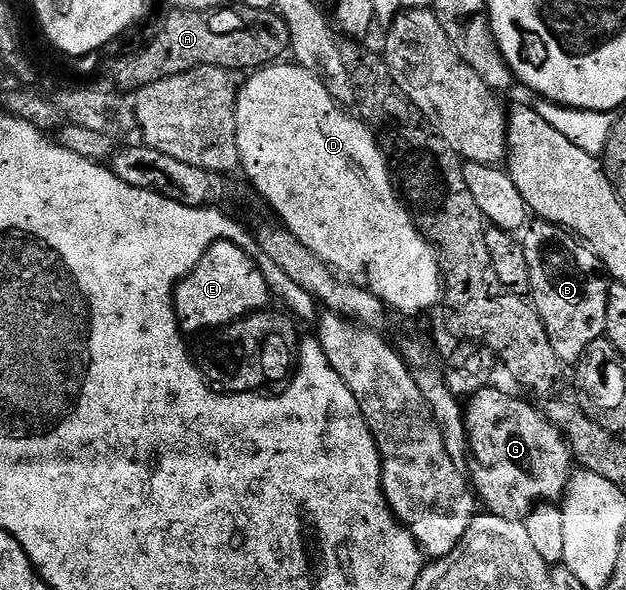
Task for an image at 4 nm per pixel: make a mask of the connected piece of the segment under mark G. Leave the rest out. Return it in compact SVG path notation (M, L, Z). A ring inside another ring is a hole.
M487 387L465 402L466 446L469 449L468 480L482 501L485 512L500 519L522 521L539 503L554 503L565 494L572 472L572 456L561 431L546 418L541 408L533 409L518 397L509 397L495 387Z

